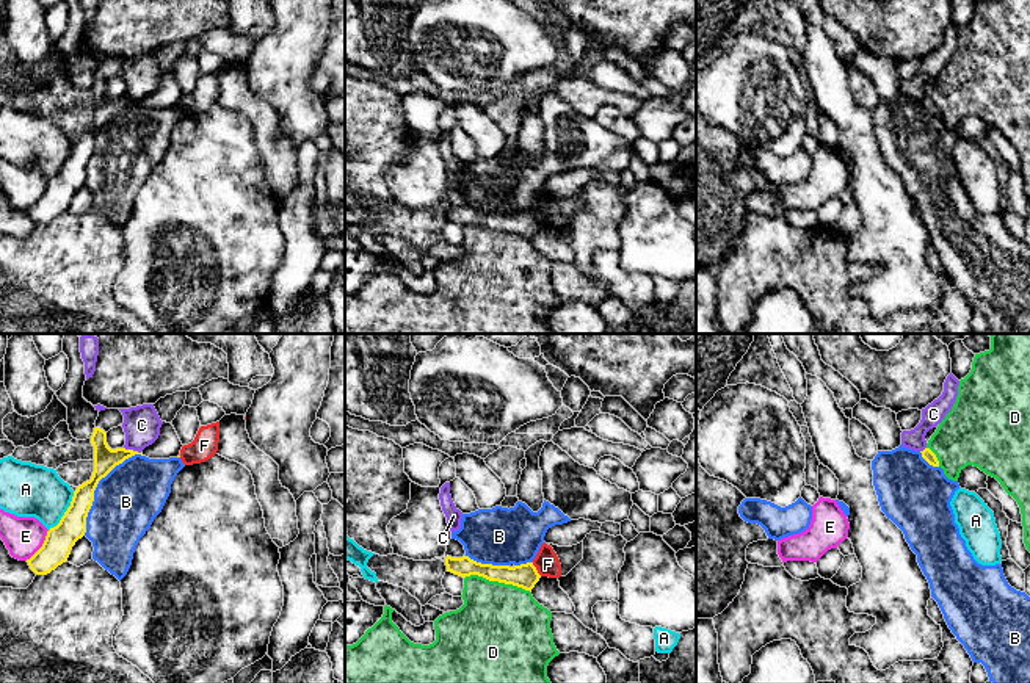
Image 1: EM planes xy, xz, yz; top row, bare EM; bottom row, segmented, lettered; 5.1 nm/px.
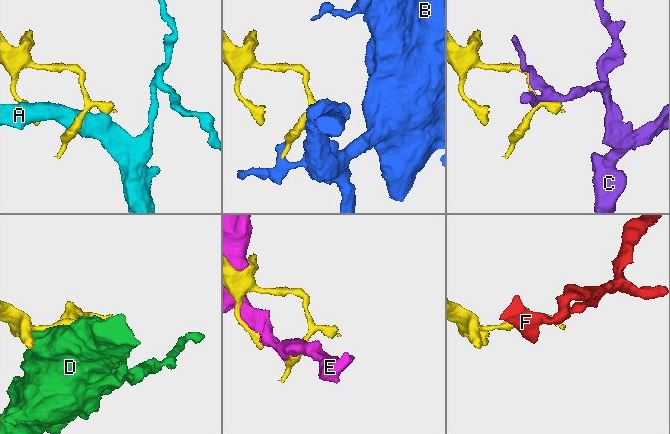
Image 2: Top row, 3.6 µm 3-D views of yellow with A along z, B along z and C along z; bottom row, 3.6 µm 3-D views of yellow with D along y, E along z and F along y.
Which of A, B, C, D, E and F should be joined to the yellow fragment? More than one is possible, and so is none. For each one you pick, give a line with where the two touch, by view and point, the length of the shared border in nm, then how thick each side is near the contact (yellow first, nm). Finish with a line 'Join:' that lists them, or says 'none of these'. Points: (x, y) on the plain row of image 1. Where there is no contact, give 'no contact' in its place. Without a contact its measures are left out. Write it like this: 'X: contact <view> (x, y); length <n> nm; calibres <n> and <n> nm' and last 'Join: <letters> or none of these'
Join: none of these

